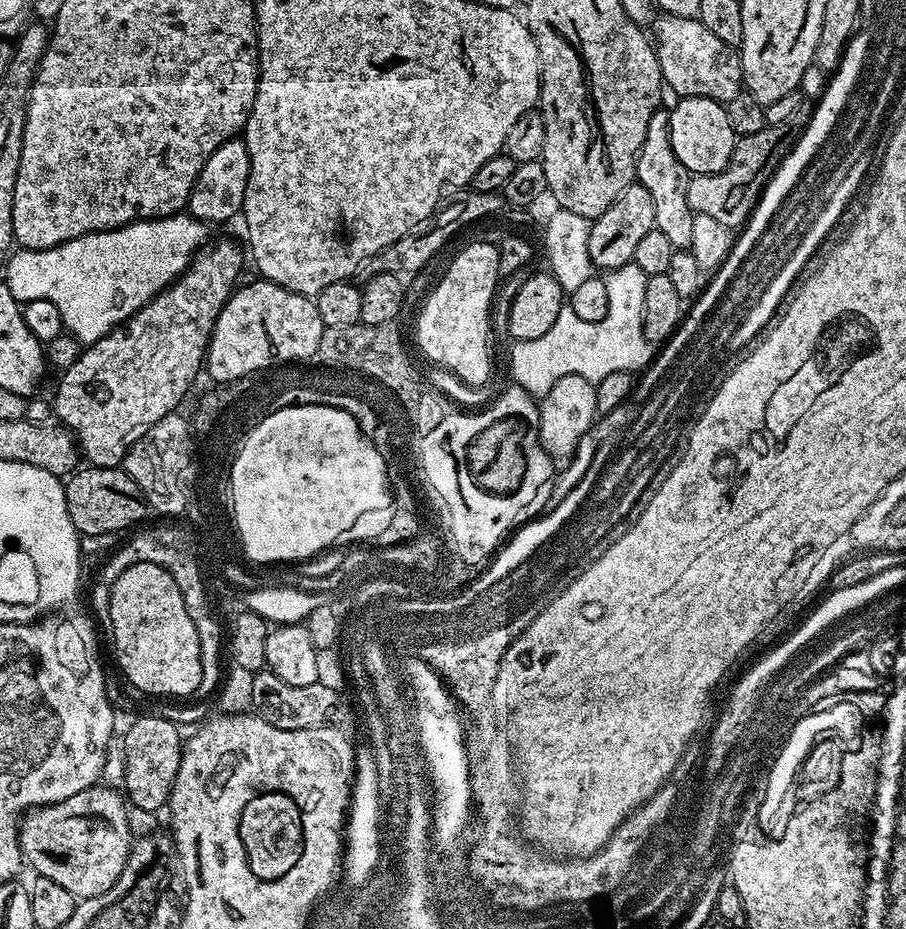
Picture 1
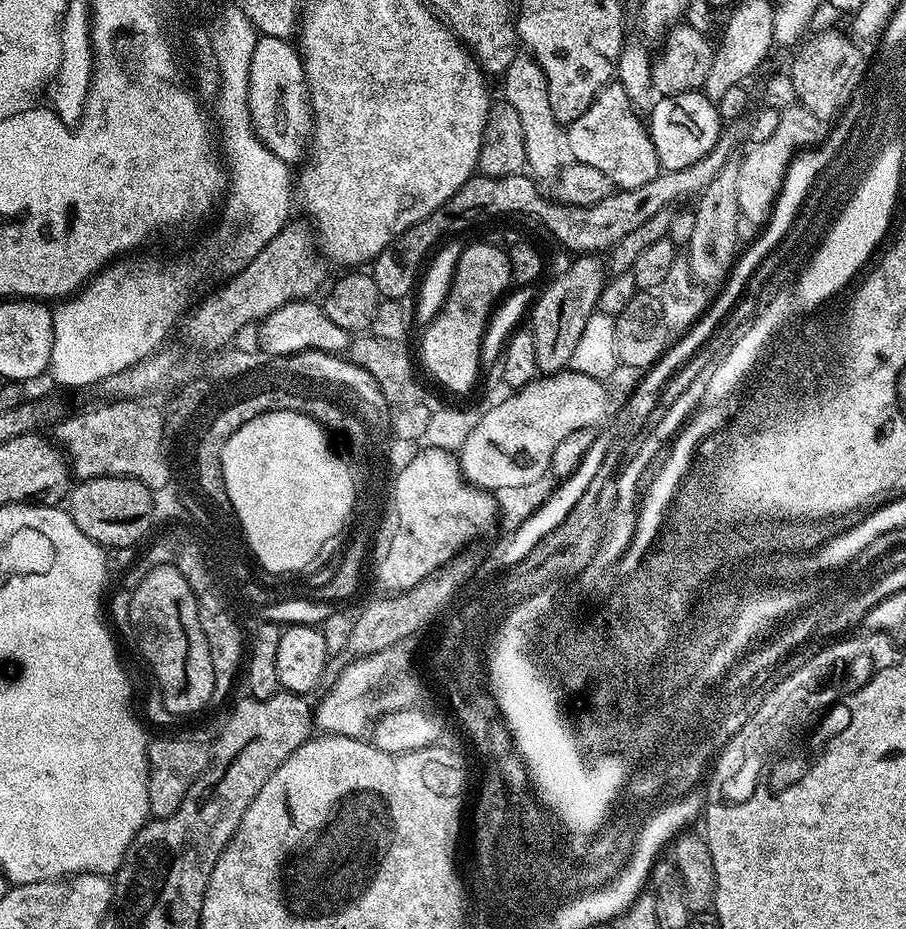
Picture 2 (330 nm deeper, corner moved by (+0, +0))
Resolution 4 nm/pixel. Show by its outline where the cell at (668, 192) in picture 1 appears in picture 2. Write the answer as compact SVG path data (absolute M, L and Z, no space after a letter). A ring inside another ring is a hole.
M613 82L603 88L596 96L594 103L588 107L586 114L566 128L566 152L577 164L594 166L602 170L606 178L617 189L646 186L662 169L660 159L654 150L652 133L642 121L641 113L633 108L626 90L619 82Z

